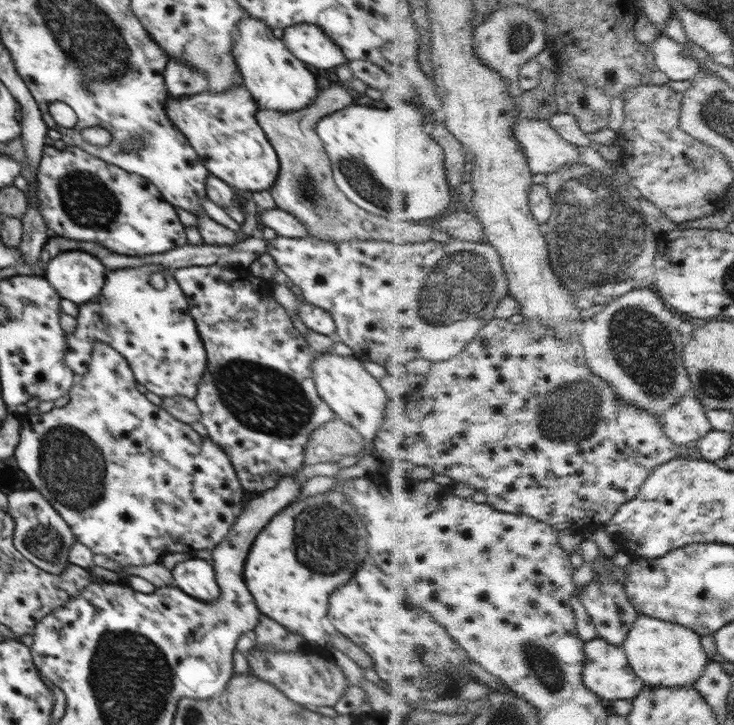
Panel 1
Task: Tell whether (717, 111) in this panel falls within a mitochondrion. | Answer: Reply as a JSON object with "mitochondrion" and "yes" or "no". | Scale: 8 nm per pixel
{"mitochondrion":"yes"}

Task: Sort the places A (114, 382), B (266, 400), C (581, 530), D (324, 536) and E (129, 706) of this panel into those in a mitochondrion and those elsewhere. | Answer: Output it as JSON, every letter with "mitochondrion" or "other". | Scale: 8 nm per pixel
{"A":"other","B":"mitochondrion","C":"other","D":"mitochondrion","E":"mitochondrion"}

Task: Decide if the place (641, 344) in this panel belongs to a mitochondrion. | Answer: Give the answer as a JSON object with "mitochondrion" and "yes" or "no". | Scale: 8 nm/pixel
{"mitochondrion":"yes"}

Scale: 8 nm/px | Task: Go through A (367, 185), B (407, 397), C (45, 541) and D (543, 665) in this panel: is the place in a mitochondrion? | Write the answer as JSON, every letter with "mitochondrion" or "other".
{"A":"mitochondrion","B":"other","C":"mitochondrion","D":"mitochondrion"}

